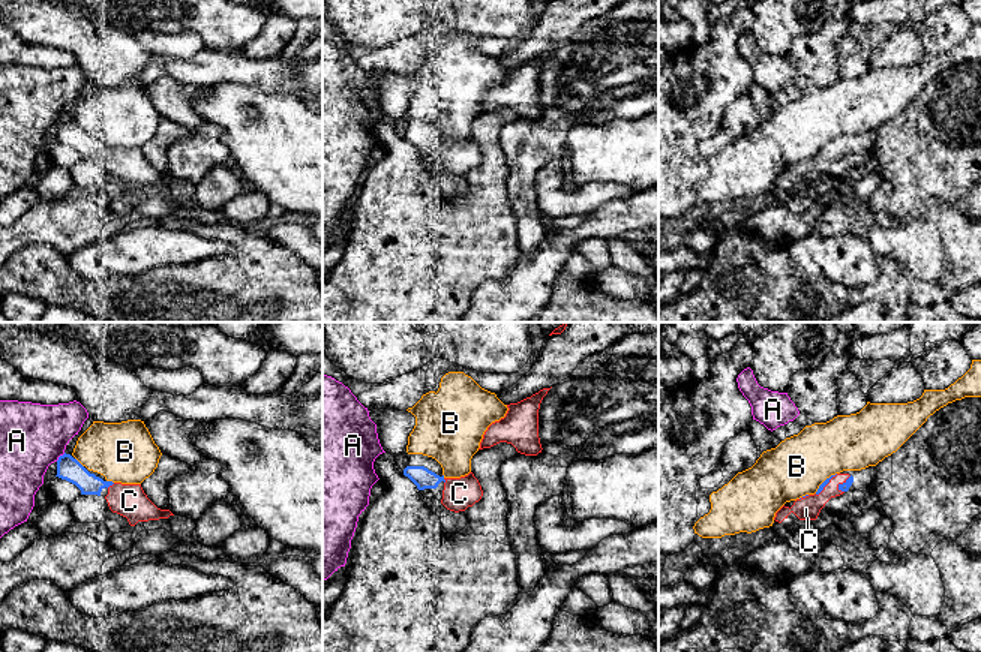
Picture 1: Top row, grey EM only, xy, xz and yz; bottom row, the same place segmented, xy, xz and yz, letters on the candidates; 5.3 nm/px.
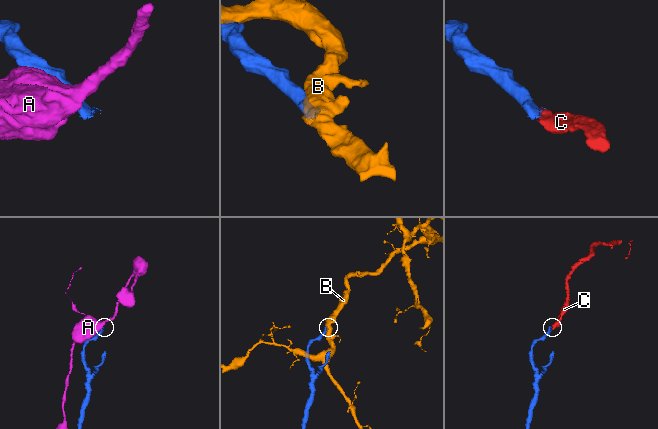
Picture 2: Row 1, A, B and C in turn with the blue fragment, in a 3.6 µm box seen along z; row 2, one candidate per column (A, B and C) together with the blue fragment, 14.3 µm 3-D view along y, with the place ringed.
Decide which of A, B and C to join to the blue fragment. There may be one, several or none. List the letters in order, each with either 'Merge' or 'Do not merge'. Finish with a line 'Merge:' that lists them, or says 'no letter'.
A: Do not merge
B: Do not merge
C: Merge
Merge: C

